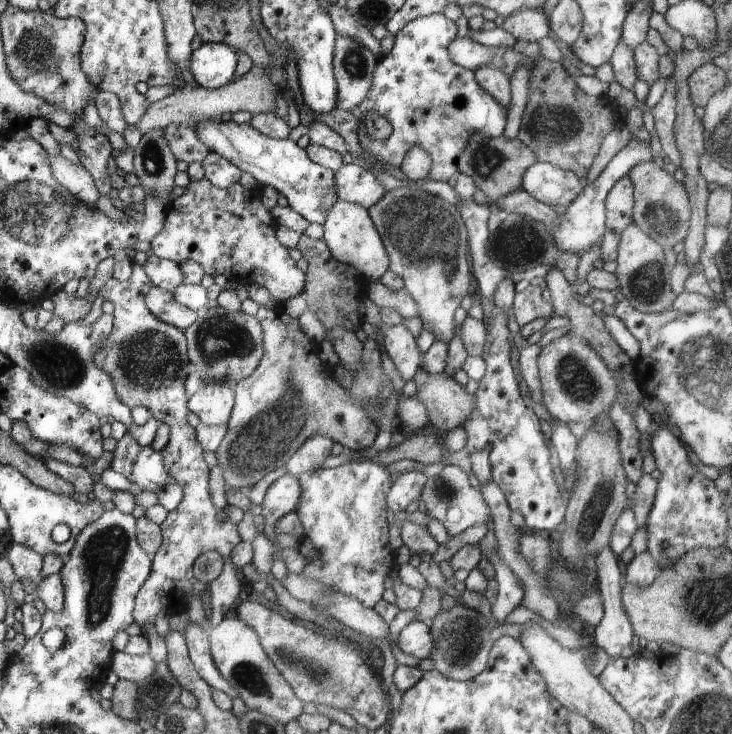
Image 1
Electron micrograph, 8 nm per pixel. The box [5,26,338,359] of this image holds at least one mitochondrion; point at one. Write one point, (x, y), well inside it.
(34, 55)

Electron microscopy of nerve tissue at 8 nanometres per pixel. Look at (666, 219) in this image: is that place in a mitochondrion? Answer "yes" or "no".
yes

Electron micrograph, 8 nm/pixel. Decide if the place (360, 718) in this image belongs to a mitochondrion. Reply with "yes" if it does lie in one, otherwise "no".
no

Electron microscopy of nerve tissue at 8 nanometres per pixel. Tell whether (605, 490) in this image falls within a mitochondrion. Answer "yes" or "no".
yes

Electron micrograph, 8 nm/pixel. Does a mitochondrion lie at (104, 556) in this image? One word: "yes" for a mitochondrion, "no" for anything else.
yes

